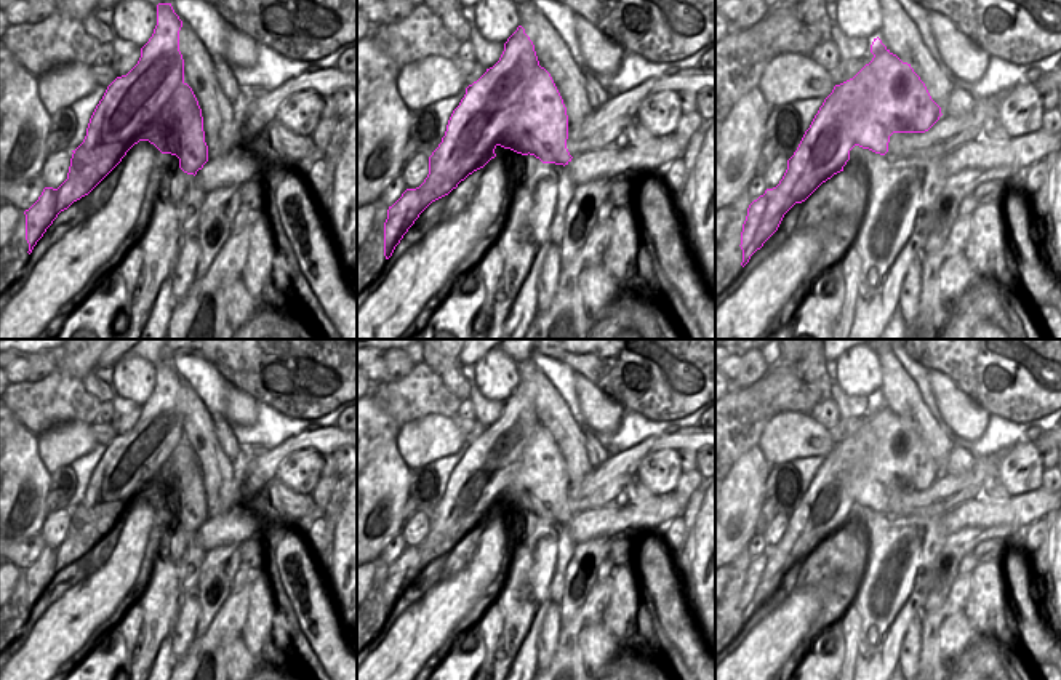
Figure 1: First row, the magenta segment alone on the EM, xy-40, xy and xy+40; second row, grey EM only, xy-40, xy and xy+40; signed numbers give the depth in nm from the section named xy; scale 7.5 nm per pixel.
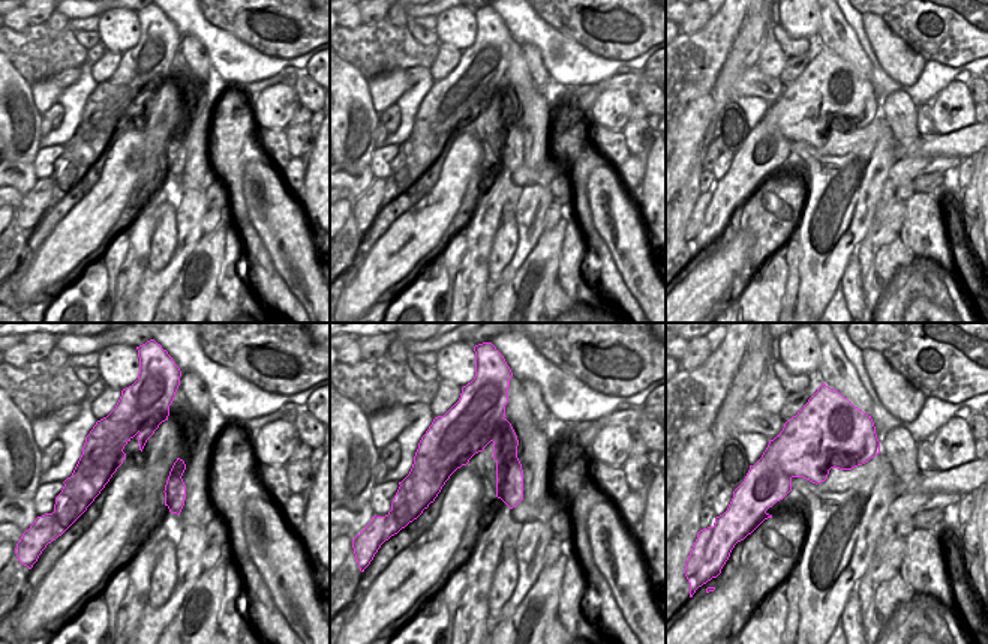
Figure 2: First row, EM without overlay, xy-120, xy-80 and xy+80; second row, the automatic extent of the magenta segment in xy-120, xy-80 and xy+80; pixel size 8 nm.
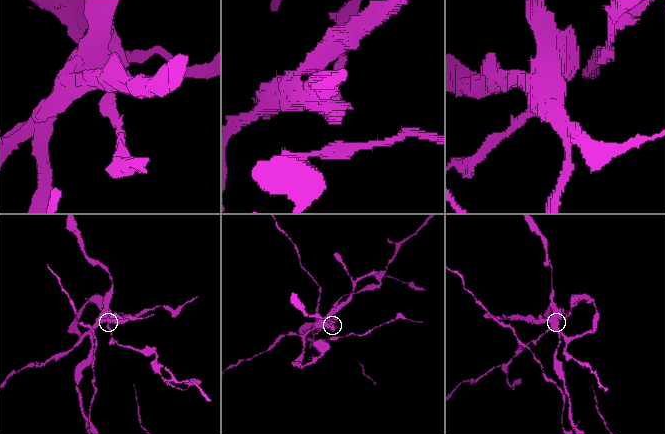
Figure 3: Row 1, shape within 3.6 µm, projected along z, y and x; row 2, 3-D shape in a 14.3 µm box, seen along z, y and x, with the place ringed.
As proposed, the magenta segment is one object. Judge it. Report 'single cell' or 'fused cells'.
fused cells

